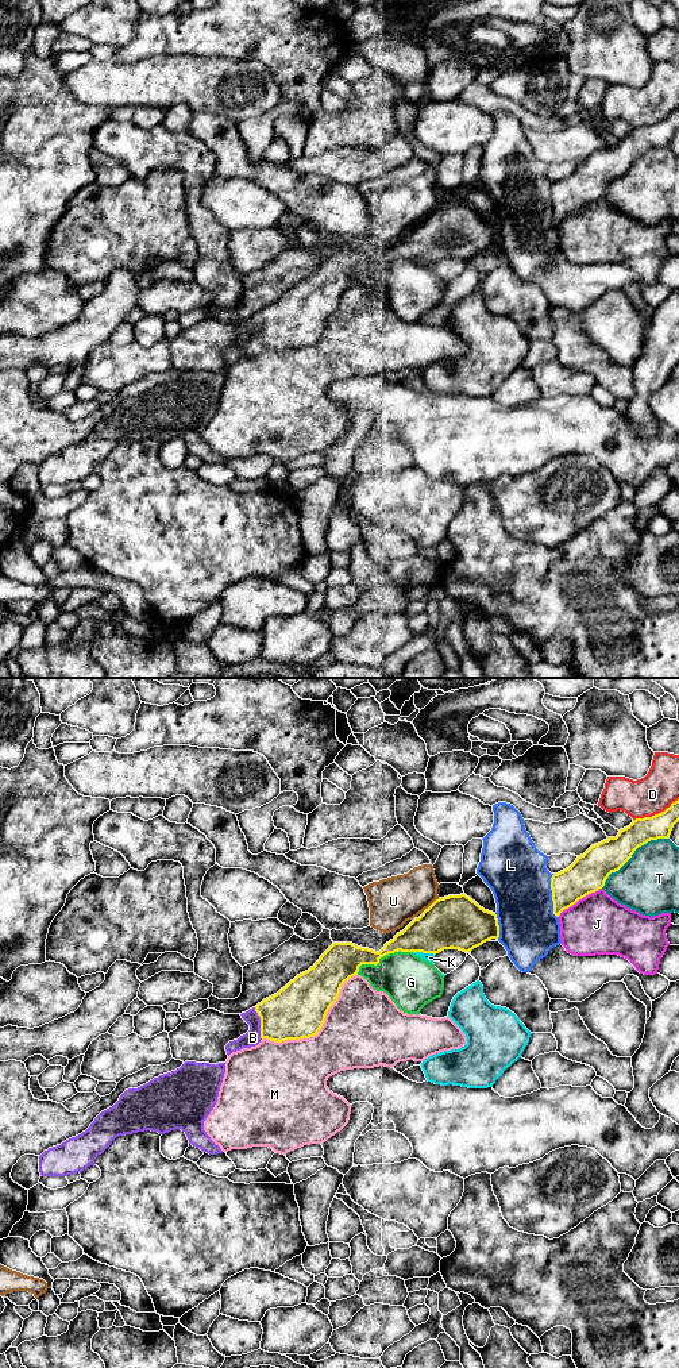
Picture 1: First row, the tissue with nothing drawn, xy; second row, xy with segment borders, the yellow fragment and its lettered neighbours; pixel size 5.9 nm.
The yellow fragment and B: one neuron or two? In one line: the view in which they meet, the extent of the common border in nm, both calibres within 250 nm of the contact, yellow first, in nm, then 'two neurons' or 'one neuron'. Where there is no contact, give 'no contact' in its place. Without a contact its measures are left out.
meets yellow in xy; contact 200 nm long; 320 nm thick on the yellow side, 100 nm on the other; one neuron

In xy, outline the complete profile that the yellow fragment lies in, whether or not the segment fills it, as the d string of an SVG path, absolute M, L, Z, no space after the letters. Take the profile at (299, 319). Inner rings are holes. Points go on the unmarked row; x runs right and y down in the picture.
M460 203L436 208L379 261L333 251L313 275L240 323L250 339L225 354L227 363L255 355L263 347L282 351L316 344L342 294L358 284L362 273L377 274L381 266L398 259L436 263L452 257L467 262L498 246L497 223Z

